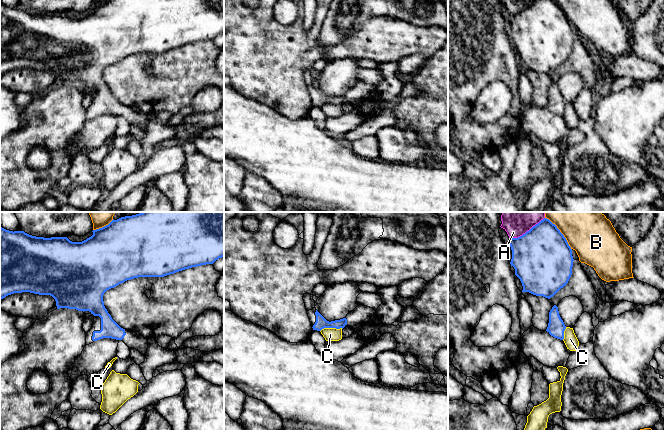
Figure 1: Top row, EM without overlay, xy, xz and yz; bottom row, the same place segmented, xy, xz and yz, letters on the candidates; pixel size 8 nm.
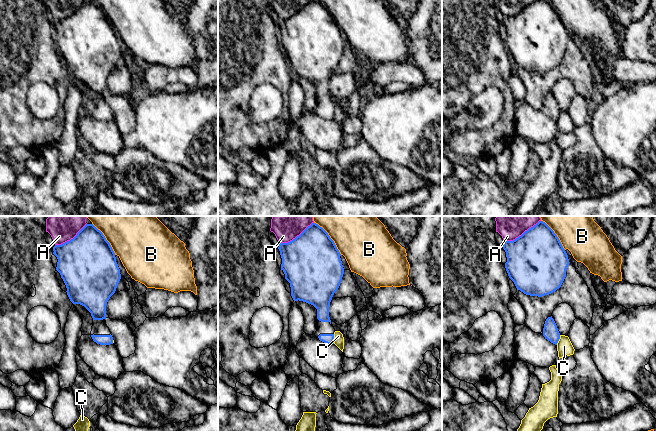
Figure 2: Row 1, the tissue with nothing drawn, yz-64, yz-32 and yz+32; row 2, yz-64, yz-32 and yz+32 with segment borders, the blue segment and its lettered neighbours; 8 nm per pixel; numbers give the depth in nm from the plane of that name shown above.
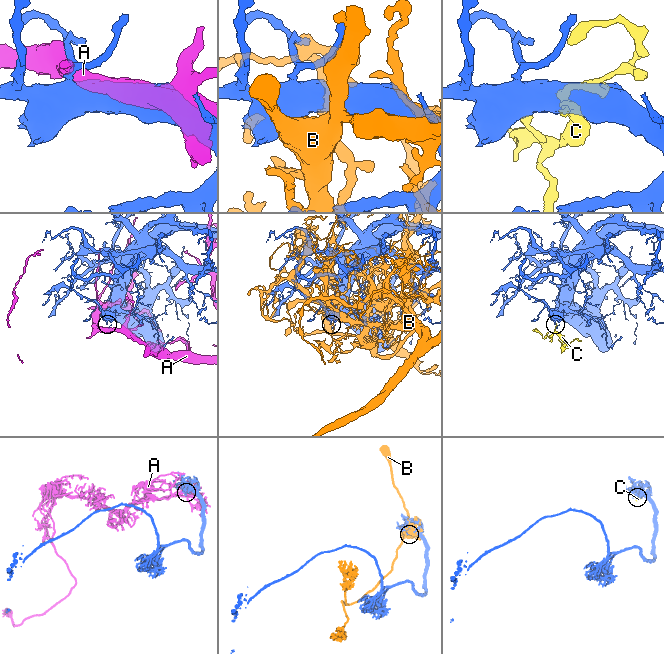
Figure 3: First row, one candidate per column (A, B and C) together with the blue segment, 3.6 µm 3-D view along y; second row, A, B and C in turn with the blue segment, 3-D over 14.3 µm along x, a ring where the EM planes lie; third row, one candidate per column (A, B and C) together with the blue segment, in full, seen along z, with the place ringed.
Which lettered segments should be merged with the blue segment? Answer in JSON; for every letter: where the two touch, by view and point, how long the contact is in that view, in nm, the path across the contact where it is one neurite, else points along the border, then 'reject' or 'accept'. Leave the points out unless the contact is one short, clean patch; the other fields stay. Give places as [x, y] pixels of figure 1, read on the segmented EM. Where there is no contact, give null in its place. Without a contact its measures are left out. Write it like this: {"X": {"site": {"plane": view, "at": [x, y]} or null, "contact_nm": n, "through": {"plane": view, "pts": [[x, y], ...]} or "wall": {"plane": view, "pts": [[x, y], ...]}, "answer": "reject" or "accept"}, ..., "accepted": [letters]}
{"A": {"site": {"plane": "yz", "at": [527, 231]}, "contact_nm": 320, "answer": "reject"}, "B": {"site": {"plane": "yz", "at": [560, 232]}, "contact_nm": 340, "answer": "reject"}, "C": {"site": {"plane": "xz", "at": [331, 327]}, "contact_nm": 190, "wall": {"plane": "xz", "pts": [[342, 328], [323, 328], [320, 331]]}, "answer": "reject"}, "accepted": []}

